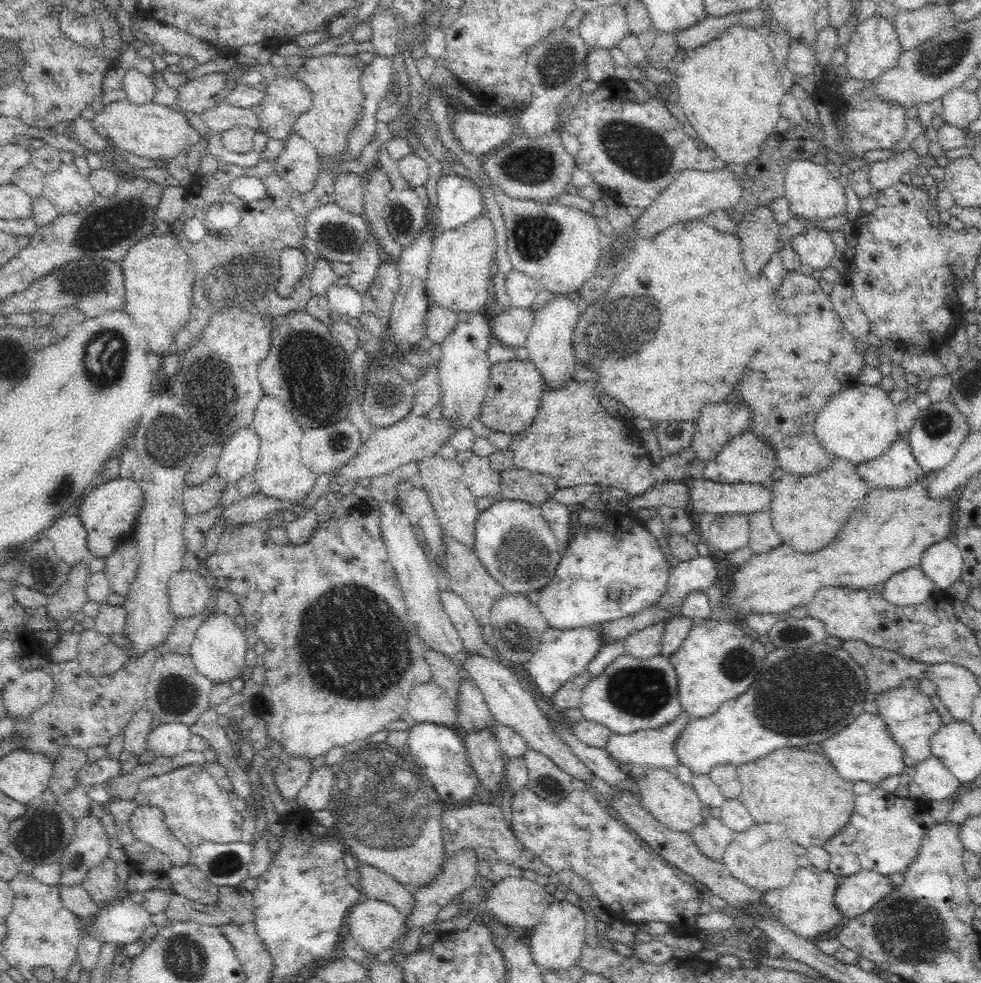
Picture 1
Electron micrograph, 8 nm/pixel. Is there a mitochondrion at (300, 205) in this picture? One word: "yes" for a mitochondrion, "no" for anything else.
no

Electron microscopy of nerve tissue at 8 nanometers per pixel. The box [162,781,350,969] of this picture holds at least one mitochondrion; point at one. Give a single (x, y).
(227, 863)

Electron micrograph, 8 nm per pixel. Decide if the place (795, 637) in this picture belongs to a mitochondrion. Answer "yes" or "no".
yes

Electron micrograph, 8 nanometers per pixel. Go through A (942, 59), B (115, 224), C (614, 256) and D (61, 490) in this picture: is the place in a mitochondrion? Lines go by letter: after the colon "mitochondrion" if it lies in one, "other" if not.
A: mitochondrion
B: mitochondrion
C: other
D: mitochondrion

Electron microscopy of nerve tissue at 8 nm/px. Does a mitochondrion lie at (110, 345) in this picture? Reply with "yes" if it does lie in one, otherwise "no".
yes

